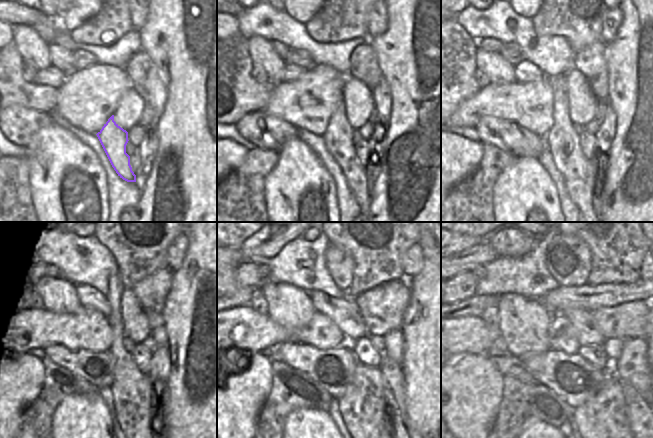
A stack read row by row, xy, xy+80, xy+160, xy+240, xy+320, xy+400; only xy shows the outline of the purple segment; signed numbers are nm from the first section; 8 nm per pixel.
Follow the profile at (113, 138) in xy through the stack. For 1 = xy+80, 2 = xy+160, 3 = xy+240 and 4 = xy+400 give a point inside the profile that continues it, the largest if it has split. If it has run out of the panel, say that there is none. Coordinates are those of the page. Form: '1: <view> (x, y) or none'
1: xy+80 (338, 139)
2: xy+160 (579, 173)
3: xy+240 (137, 401)
4: xy+400 (606, 424)

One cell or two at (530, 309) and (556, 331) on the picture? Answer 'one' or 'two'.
two

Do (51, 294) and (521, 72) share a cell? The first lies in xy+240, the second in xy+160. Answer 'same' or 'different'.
different

